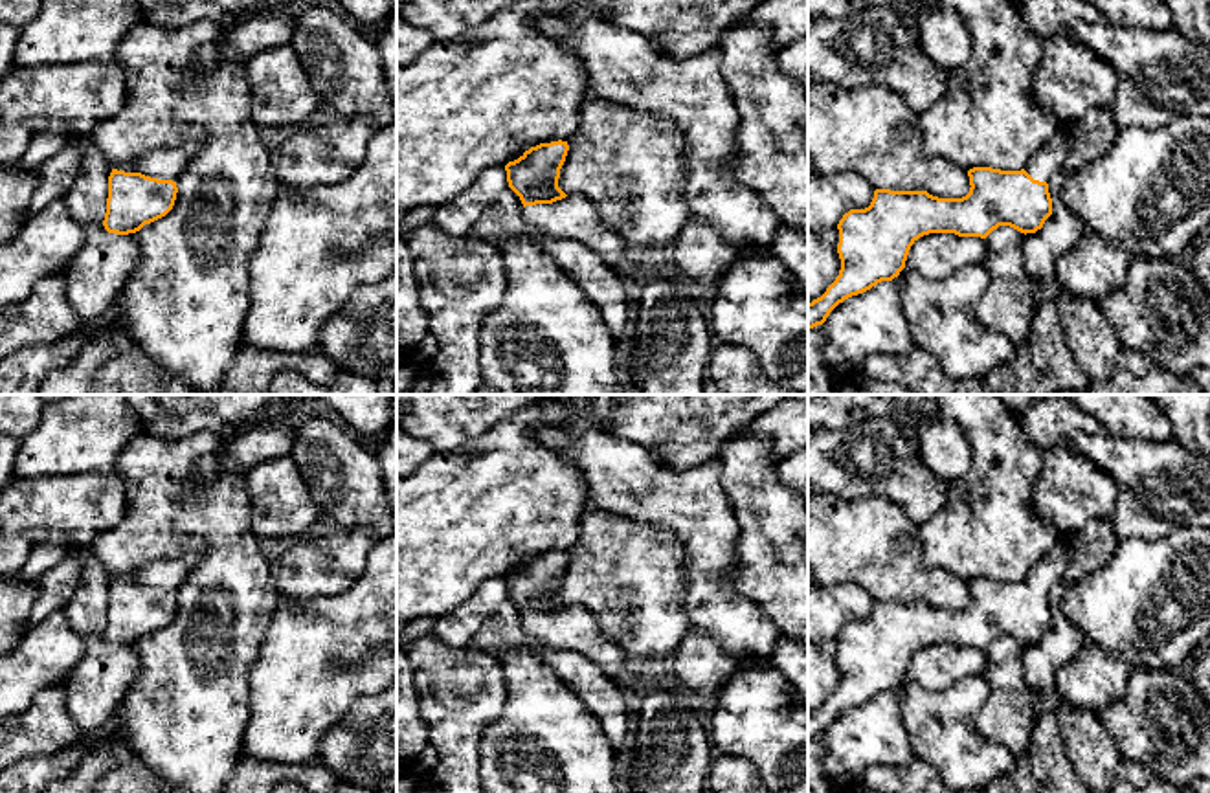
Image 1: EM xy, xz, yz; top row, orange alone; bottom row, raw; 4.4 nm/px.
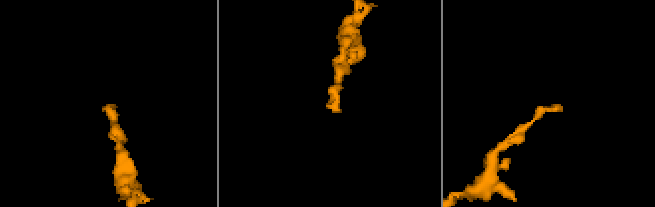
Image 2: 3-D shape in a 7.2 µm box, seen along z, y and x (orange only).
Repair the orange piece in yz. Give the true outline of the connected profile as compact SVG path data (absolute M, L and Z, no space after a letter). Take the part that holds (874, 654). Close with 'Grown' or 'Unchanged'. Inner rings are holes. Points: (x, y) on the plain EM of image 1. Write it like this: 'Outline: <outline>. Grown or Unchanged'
Outline: M1072 536L1036 562L1021 582L973 578L969 604L938 609L927 602L876 600L865 620L850 620L837 635L841 681L826 703L808 714L808 742L823 736L845 710L905 679L911 657L929 644L986 650L999 637L1036 644L1052 626L1048 591L1067 578Z. Grown

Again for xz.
Outline: M562 551L531 558L505 576L509 598L520 608L532 639L556 652L578 653L617 679L628 672L628 653L604 633L589 609L558 598L567 562Z. Grown

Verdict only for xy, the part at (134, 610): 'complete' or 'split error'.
split error

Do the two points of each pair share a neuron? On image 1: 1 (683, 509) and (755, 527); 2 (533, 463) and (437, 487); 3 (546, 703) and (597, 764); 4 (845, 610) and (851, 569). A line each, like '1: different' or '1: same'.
1: different
2: same
3: same
4: different

